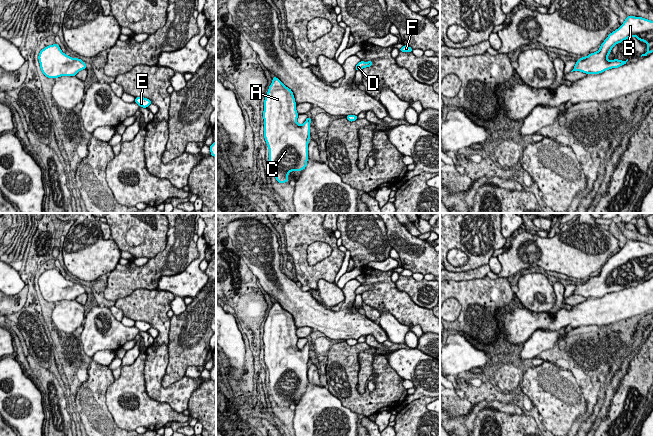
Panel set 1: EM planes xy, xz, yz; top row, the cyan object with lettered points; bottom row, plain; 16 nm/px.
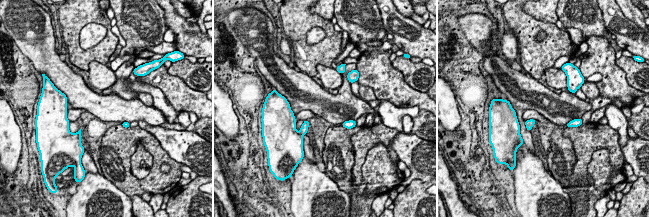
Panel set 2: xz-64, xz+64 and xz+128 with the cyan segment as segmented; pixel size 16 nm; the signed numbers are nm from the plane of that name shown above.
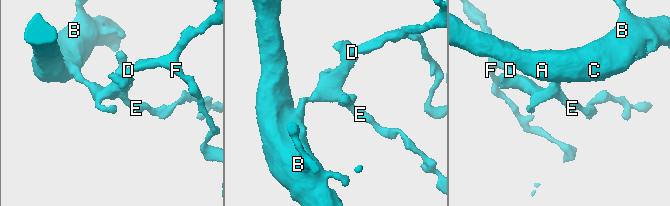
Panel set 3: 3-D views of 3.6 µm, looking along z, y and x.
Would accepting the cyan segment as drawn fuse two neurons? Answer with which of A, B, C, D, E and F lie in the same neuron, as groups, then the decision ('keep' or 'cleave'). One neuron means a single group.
groups A B C D E F; keep

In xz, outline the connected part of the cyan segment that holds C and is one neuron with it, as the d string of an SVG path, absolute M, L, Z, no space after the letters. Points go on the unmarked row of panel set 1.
M273 300L271 309L264 324L264 362L269 373L269 387L271 394L278 405L282 408L288 405L288 398L294 394L302 395L307 390L308 367L310 363L311 341L299 349L296 326L291 313L286 311L277 301Z

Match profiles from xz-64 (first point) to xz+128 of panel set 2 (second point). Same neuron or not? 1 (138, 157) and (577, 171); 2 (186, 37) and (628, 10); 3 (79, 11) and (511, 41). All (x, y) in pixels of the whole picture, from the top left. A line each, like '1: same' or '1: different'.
1: same
2: different
3: different

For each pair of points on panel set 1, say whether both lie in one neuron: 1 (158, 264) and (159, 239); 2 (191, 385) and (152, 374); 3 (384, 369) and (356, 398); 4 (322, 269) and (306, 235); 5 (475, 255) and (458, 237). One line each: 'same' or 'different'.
1: different
2: same
3: same
4: same
5: same

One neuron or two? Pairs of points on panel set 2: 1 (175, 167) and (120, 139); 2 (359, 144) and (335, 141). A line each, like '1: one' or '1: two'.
1: one
2: two

